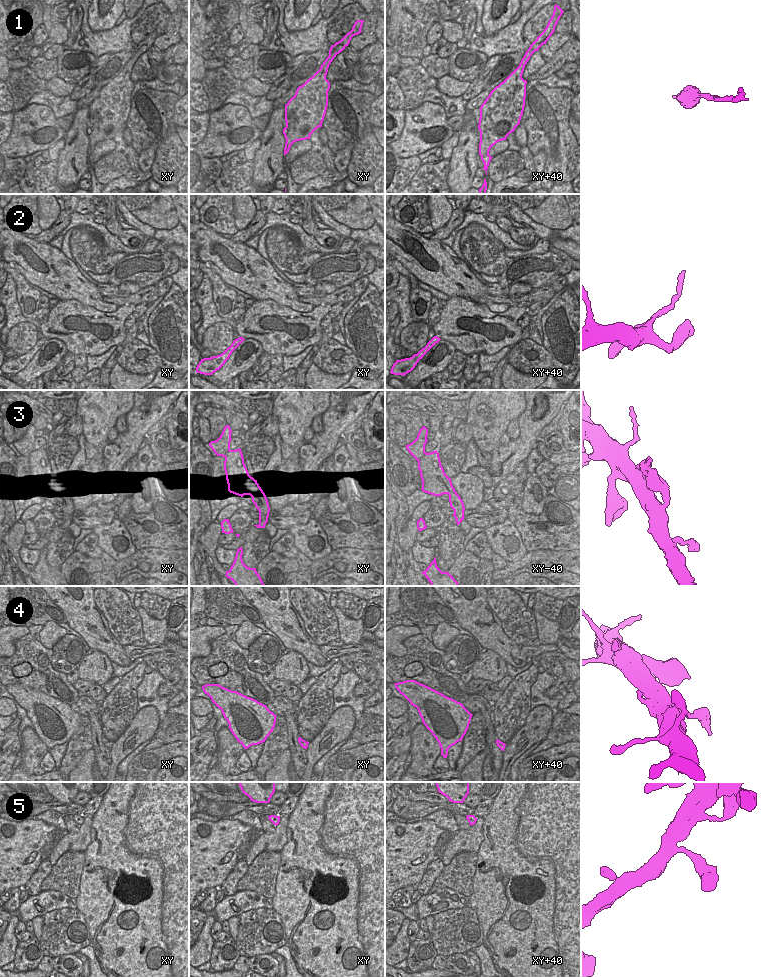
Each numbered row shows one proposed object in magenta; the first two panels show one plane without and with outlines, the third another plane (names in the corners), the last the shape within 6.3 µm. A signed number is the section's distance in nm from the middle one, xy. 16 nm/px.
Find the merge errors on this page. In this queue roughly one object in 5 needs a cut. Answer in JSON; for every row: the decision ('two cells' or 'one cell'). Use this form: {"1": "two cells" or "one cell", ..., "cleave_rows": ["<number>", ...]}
{"1": "one cell", "2": "one cell", "3": "one cell", "4": "one cell", "5": "one cell", "cleave_rows": []}

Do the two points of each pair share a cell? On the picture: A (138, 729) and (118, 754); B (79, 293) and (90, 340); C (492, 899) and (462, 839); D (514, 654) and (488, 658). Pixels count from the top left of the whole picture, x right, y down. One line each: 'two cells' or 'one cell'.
A: one cell
B: two cells
C: two cells
D: two cells

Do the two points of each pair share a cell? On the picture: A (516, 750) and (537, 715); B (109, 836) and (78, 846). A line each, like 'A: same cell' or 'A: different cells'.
A: same cell
B: different cells

